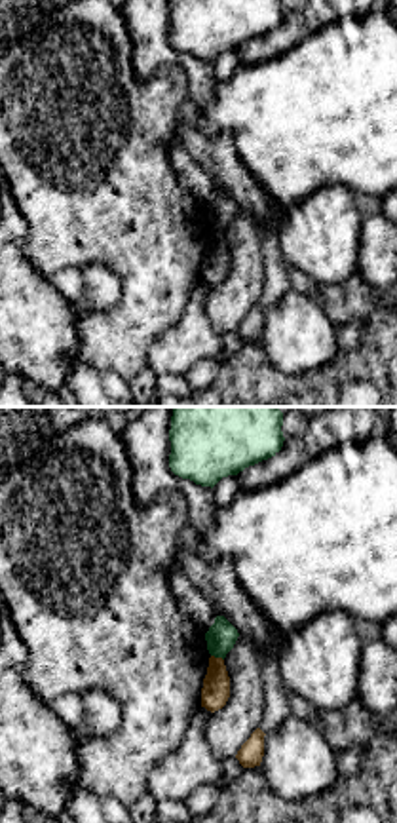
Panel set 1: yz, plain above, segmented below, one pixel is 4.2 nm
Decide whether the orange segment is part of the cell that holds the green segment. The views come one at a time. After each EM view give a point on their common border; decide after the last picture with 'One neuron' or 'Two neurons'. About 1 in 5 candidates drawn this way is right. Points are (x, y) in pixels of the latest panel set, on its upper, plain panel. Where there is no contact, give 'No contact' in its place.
Touches green at (217, 230)

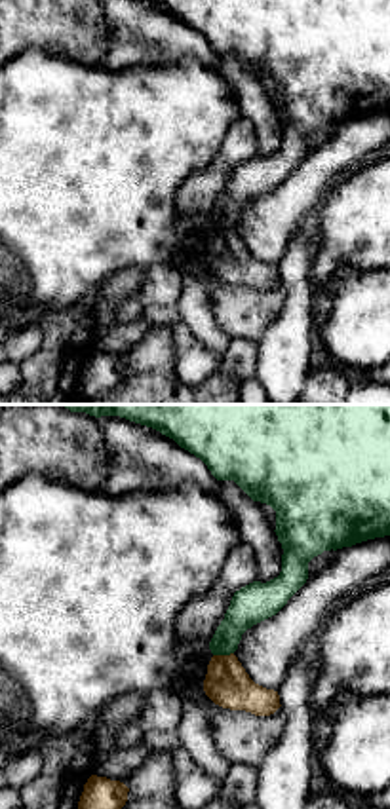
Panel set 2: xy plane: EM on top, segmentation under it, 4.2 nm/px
Touches green at (223, 228)

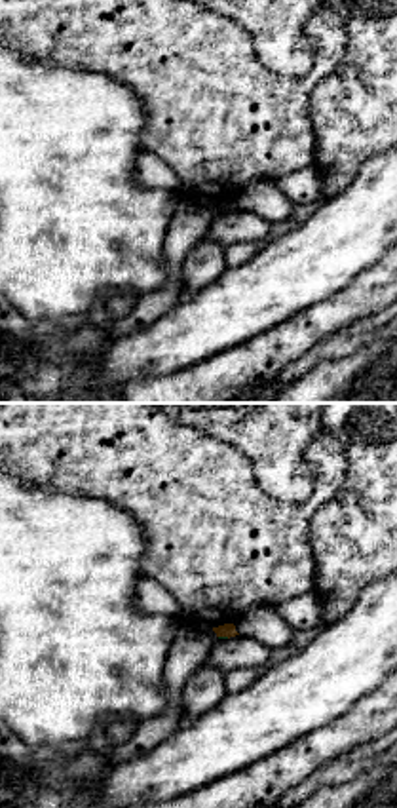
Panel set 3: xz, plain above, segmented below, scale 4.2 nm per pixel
Touches green at (225, 211)

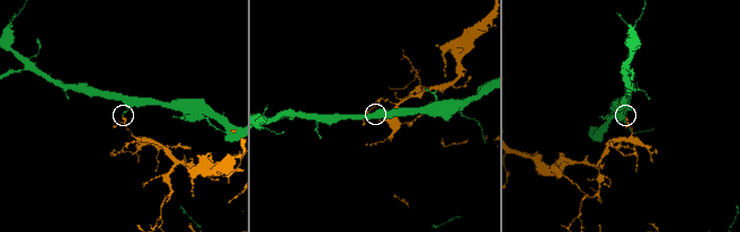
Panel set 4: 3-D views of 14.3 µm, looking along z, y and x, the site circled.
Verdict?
Two neurons

